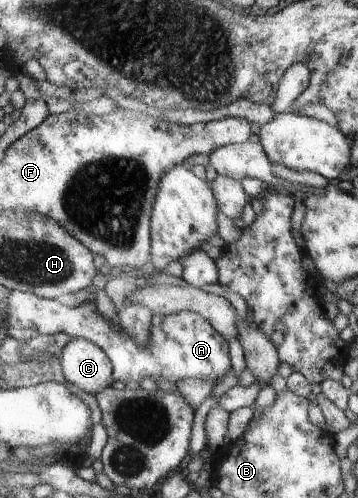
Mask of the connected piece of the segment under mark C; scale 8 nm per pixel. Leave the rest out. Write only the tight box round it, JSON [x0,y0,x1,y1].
[59,337,114,395]

